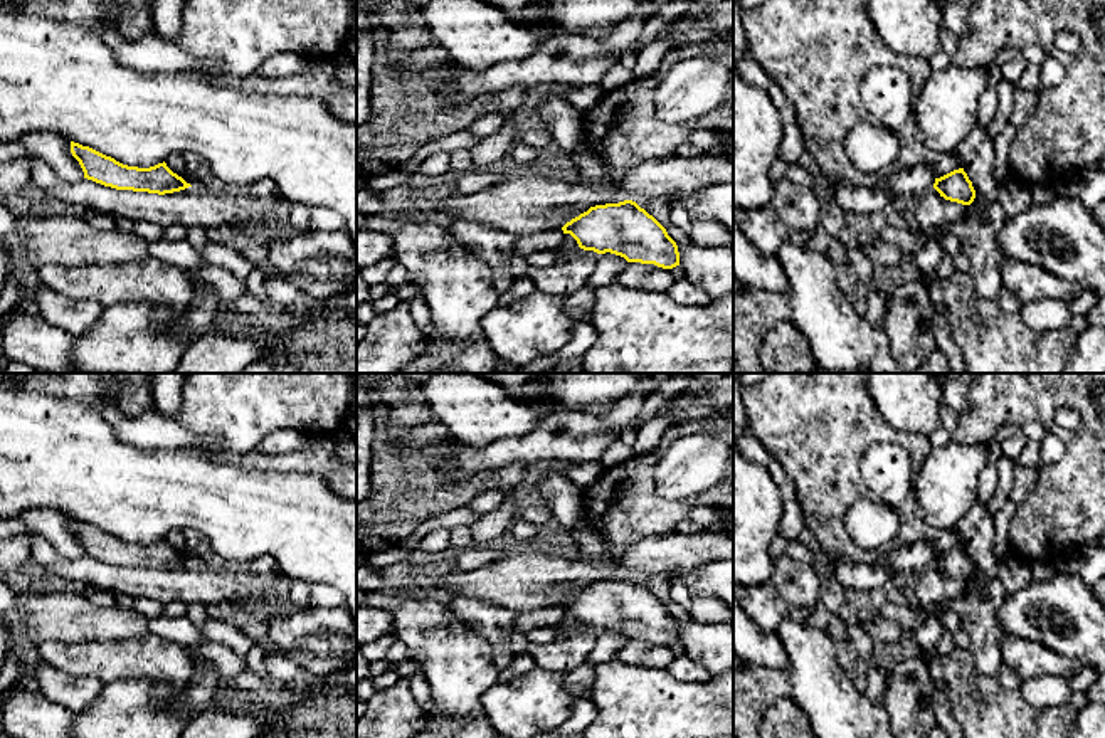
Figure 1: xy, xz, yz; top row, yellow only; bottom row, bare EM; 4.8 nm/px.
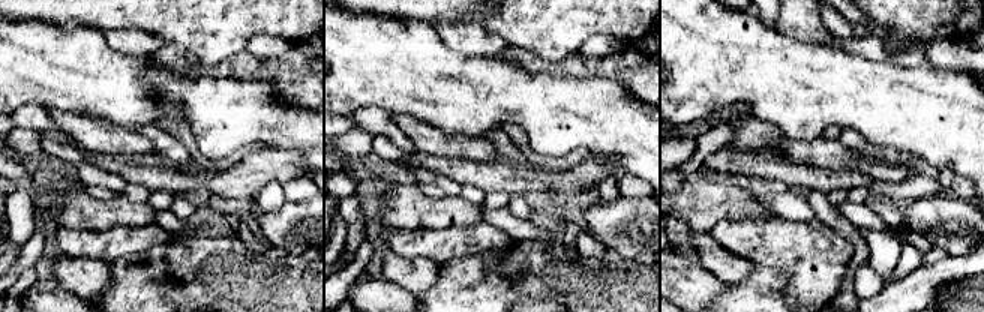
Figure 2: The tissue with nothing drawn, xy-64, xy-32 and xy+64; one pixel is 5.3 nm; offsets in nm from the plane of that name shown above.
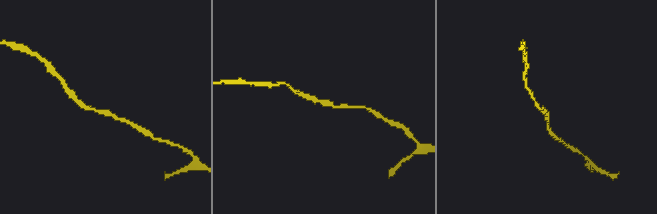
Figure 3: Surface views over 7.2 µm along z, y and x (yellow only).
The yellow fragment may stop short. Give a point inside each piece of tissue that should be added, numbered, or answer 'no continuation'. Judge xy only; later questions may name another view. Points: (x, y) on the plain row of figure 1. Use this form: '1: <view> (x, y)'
no continuation

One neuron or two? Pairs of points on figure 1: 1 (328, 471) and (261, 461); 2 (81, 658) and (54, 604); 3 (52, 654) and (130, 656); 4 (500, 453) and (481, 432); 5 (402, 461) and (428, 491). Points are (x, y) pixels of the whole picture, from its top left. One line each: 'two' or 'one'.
1: one
2: two
3: one
4: two
5: one

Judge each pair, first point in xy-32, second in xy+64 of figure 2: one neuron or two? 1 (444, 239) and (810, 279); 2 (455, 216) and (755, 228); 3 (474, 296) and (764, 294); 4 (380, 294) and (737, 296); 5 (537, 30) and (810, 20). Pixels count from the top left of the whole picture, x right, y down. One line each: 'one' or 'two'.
1: one
2: two
3: one
4: two
5: two

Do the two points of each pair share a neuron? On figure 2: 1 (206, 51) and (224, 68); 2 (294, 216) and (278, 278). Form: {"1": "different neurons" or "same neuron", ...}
{"1": "different neurons", "2": "different neurons"}

